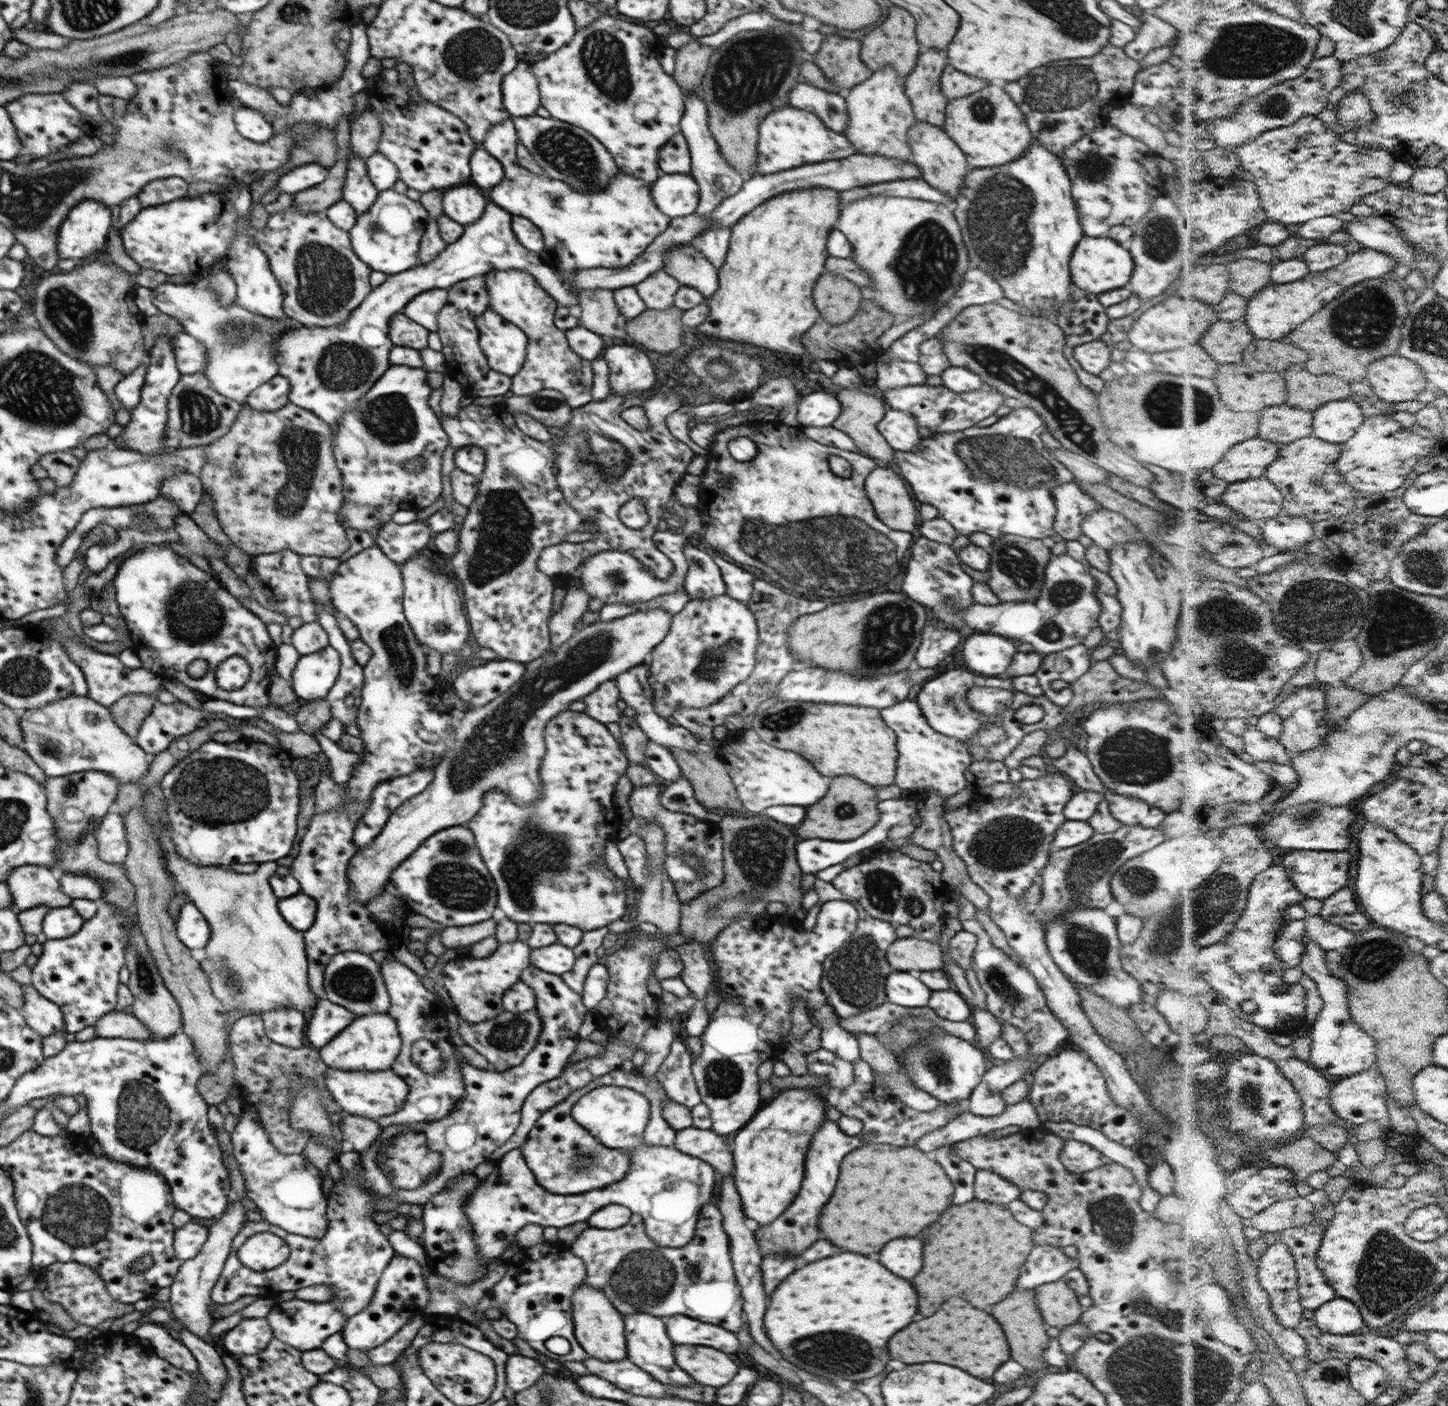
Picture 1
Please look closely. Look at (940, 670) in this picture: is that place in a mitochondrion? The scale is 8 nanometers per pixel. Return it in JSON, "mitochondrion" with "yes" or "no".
{"mitochondrion":"no"}

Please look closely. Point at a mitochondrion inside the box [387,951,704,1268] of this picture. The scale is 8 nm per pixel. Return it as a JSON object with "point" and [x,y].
{"point":[510,1034]}

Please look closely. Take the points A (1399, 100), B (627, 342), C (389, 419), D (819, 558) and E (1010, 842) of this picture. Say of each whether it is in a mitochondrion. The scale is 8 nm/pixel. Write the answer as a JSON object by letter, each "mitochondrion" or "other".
{"A":"mitochondrion","B":"other","C":"mitochondrion","D":"mitochondrion","E":"mitochondrion"}

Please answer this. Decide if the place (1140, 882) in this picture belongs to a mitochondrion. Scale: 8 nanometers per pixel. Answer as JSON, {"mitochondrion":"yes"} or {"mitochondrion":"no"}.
{"mitochondrion":"yes"}

